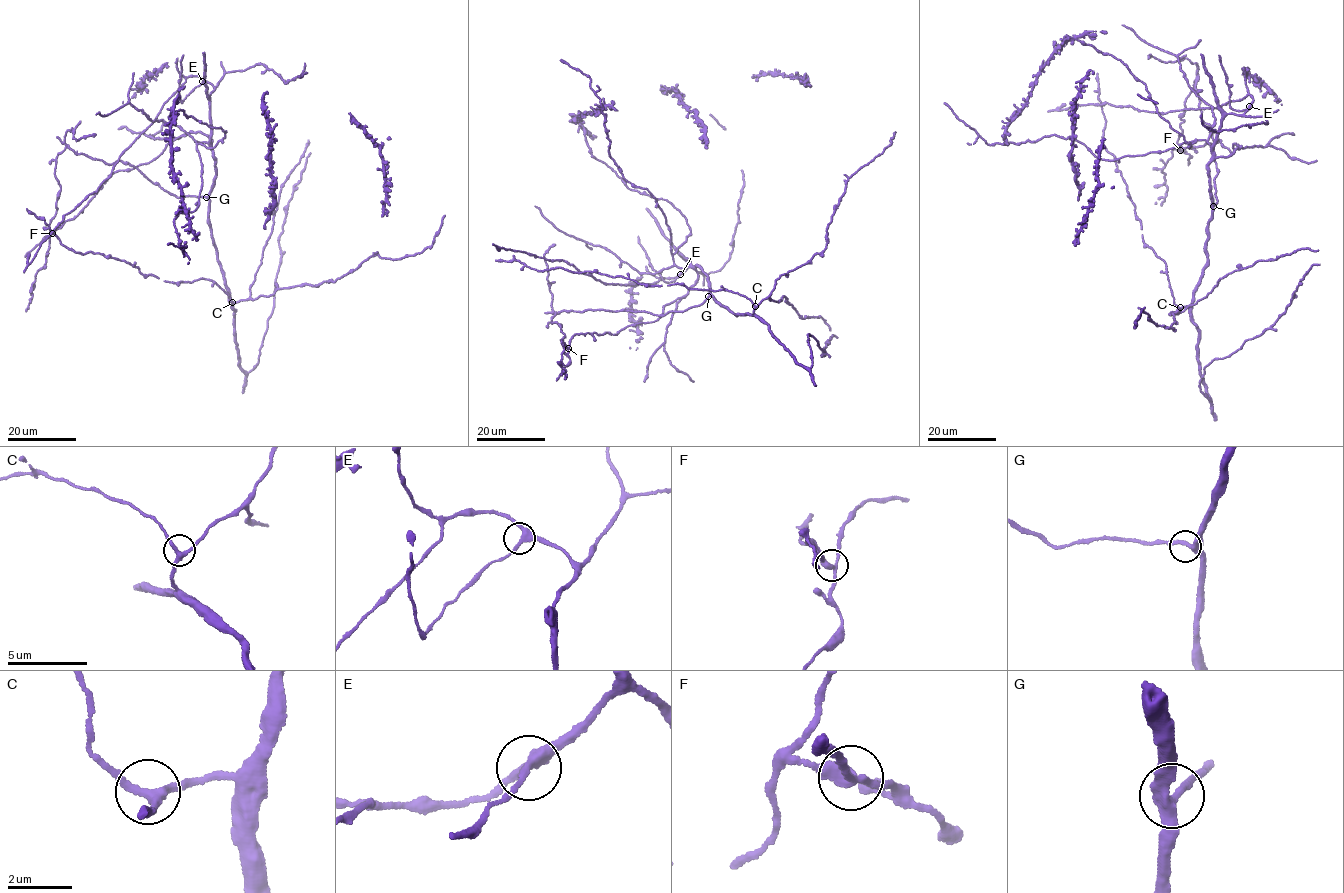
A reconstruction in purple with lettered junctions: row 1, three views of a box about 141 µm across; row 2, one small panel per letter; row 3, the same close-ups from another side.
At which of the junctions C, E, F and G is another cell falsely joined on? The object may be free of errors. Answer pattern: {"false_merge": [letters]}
{"false_merge": ["F"]}

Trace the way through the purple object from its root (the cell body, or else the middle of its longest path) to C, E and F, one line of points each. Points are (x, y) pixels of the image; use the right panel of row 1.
C: (1209, 171), (1213, 204), (1212, 219), (1208, 228), (1207, 262), (1192, 302), (1180, 307)
E: (1209, 171), (1220, 119), (1231, 113), (1244, 114), (1249, 106)
F: (1209, 171), (1213, 206), (1214, 142), (1201, 119), (1196, 79), (1180, 118), (1180, 150)

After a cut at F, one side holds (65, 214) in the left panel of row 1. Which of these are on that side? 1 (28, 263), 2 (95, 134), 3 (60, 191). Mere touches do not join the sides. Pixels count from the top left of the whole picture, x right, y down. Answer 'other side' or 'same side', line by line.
1: same side
2: other side
3: other side

